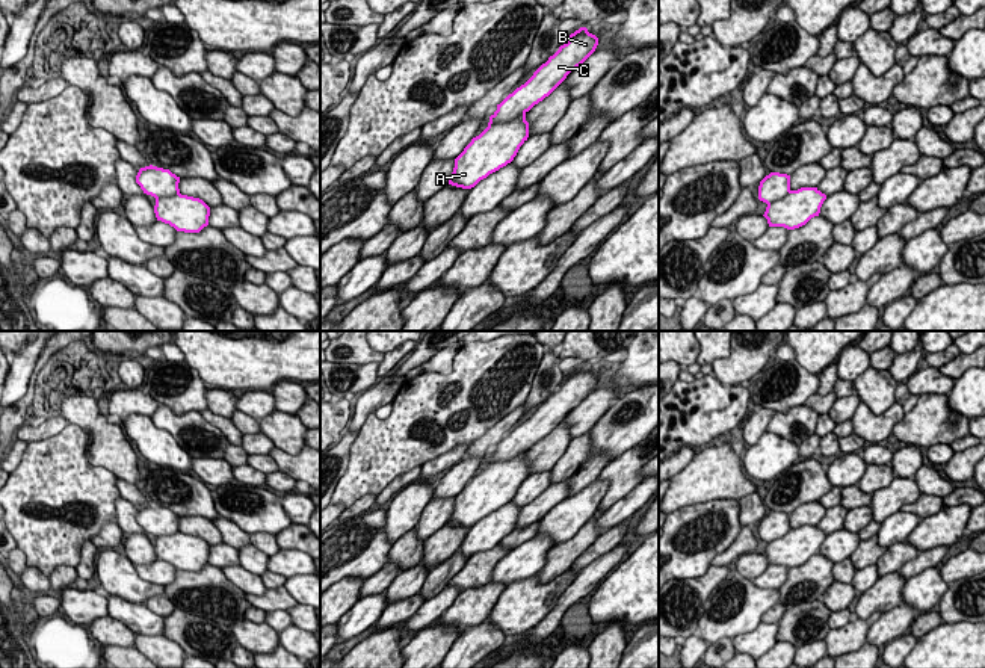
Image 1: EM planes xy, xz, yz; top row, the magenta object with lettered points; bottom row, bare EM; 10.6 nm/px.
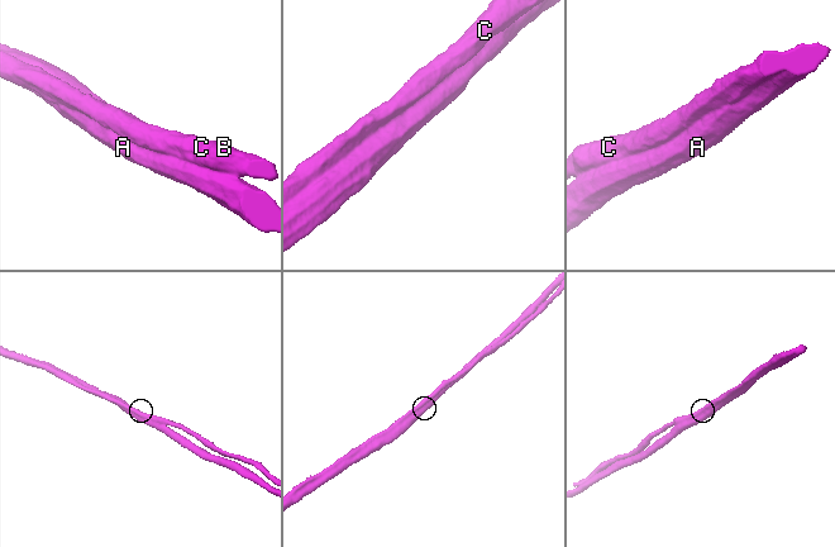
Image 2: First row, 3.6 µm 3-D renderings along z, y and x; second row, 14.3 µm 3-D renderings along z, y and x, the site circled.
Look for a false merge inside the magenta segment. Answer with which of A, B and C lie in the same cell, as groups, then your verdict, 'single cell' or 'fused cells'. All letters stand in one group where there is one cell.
A / B C; fused cells

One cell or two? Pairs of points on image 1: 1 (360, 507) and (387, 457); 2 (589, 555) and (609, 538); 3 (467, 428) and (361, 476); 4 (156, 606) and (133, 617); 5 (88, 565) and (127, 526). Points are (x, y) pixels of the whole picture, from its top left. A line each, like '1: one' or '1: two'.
1: two
2: one
3: one
4: two
5: one

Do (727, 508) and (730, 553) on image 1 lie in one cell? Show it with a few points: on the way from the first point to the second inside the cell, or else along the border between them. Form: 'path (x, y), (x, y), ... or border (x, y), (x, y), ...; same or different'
border (739, 510), (741, 532), (713, 558), (706, 570); different

